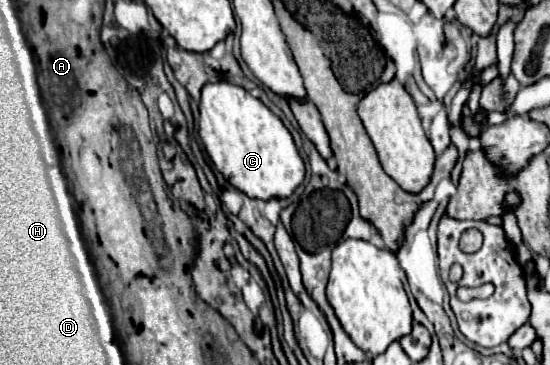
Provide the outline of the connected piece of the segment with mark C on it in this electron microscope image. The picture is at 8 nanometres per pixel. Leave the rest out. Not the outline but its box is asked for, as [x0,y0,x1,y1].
[200,81,304,199]

